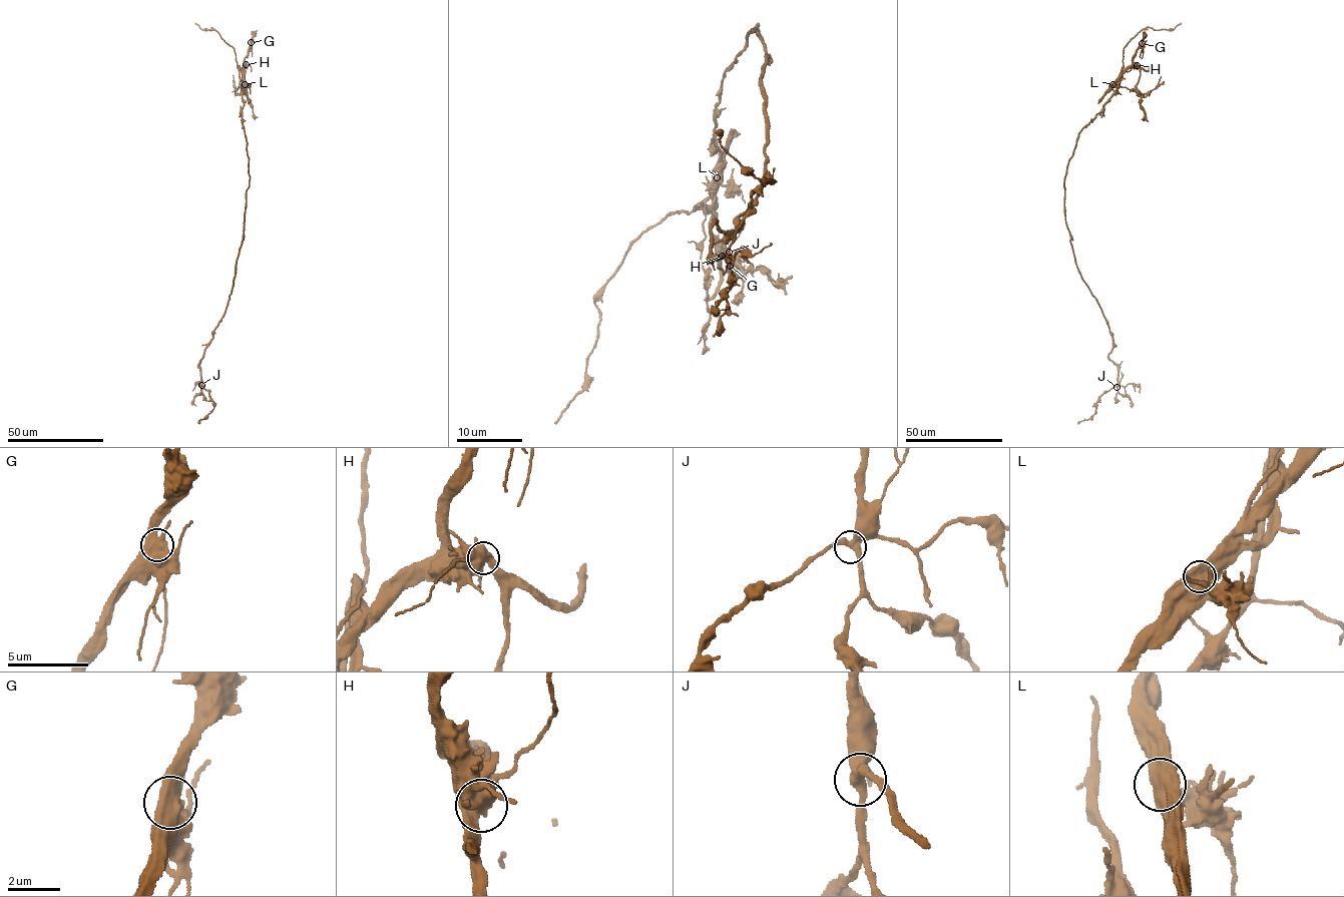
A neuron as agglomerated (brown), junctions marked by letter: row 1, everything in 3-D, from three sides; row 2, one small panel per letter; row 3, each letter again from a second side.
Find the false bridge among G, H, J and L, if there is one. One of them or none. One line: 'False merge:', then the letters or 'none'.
False merge: L

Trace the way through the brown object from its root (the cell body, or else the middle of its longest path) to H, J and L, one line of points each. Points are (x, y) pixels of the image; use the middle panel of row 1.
H: (760, 33), (755, 25), (725, 68), (718, 166), (695, 206), (712, 213), (722, 256)
J: (760, 33), (768, 56), (760, 77), (766, 171), (739, 231), (715, 221), (711, 229), (712, 255), (729, 252)
L: (760, 33), (755, 25), (725, 68), (718, 166), (695, 206), (712, 207), (717, 177)

